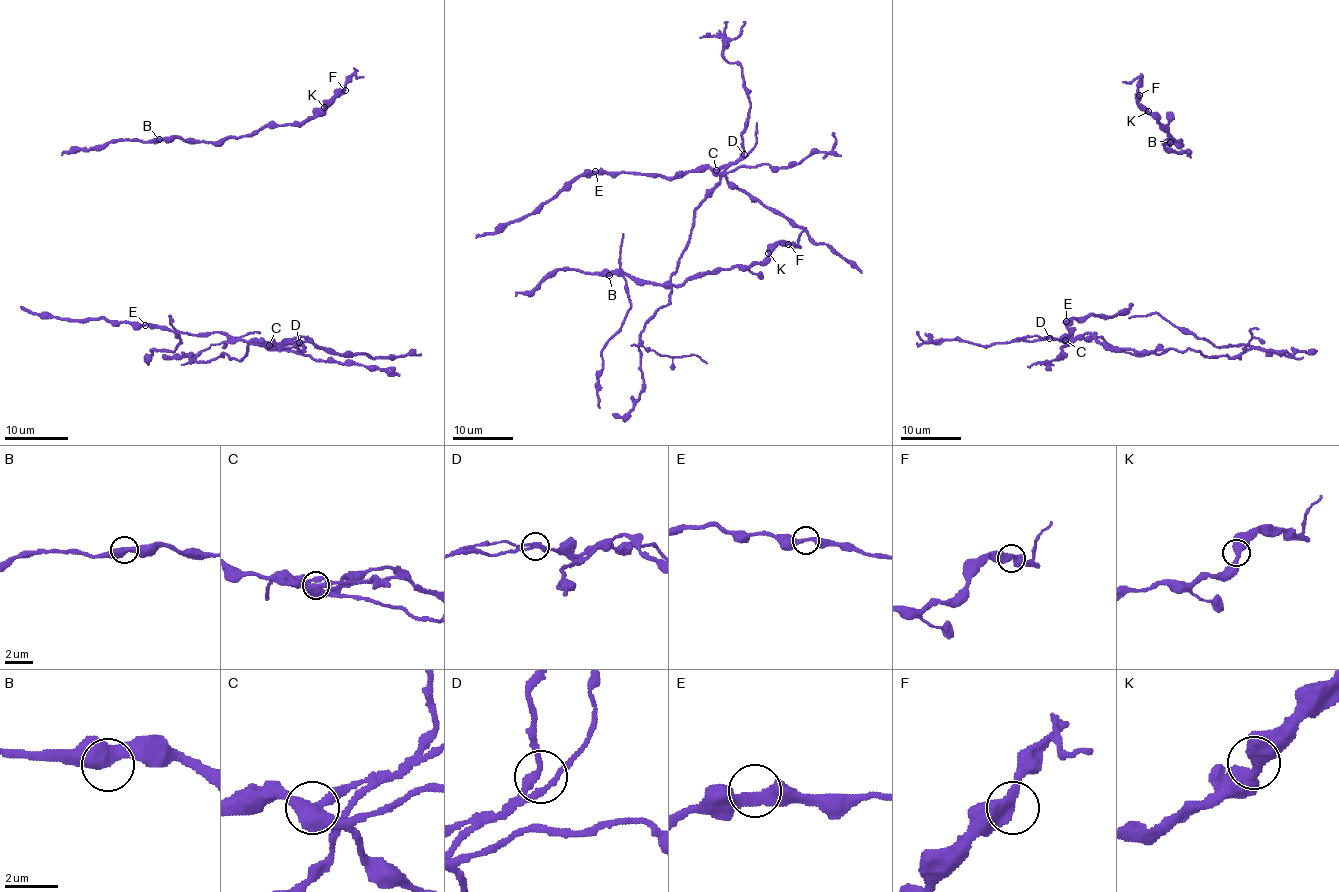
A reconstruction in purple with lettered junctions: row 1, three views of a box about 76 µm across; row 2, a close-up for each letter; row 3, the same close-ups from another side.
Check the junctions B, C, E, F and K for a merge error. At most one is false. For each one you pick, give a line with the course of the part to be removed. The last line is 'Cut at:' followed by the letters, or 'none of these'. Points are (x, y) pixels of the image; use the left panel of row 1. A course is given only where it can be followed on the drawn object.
Cut at: C

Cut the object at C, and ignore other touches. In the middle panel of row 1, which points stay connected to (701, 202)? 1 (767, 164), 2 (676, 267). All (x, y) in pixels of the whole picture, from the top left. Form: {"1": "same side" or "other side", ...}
{"1": "other side", "2": "same side"}

